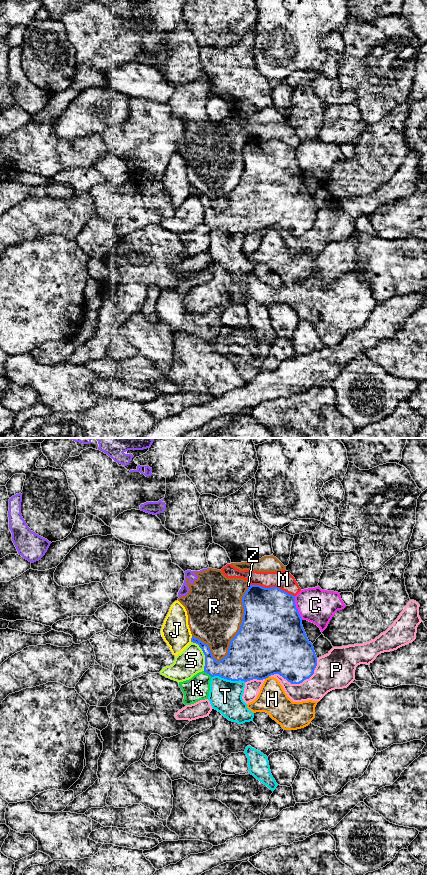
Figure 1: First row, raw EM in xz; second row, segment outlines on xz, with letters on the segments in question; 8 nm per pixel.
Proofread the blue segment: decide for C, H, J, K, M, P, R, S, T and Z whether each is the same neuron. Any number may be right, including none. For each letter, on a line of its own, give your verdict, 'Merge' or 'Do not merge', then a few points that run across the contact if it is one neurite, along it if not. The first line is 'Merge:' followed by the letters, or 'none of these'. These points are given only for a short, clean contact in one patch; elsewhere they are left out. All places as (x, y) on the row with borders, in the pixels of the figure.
Merge: none of these
C: Do not merge
H: Do not merge. Line: xz (269, 675), (265, 679)
J: Do not merge
K: Do not merge. Line: xz (203, 671), (211, 677)
M: Do not merge
P: Do not merge
R: Do not merge
S: Do not merge
T: Do not merge. Line: xz (212, 676), (242, 680), (244, 682)
Z: Do not merge. Line: xz (250, 584), (248, 588)

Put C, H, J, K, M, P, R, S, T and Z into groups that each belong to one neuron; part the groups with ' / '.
C / H / J / K / M / P / R T Z / S

